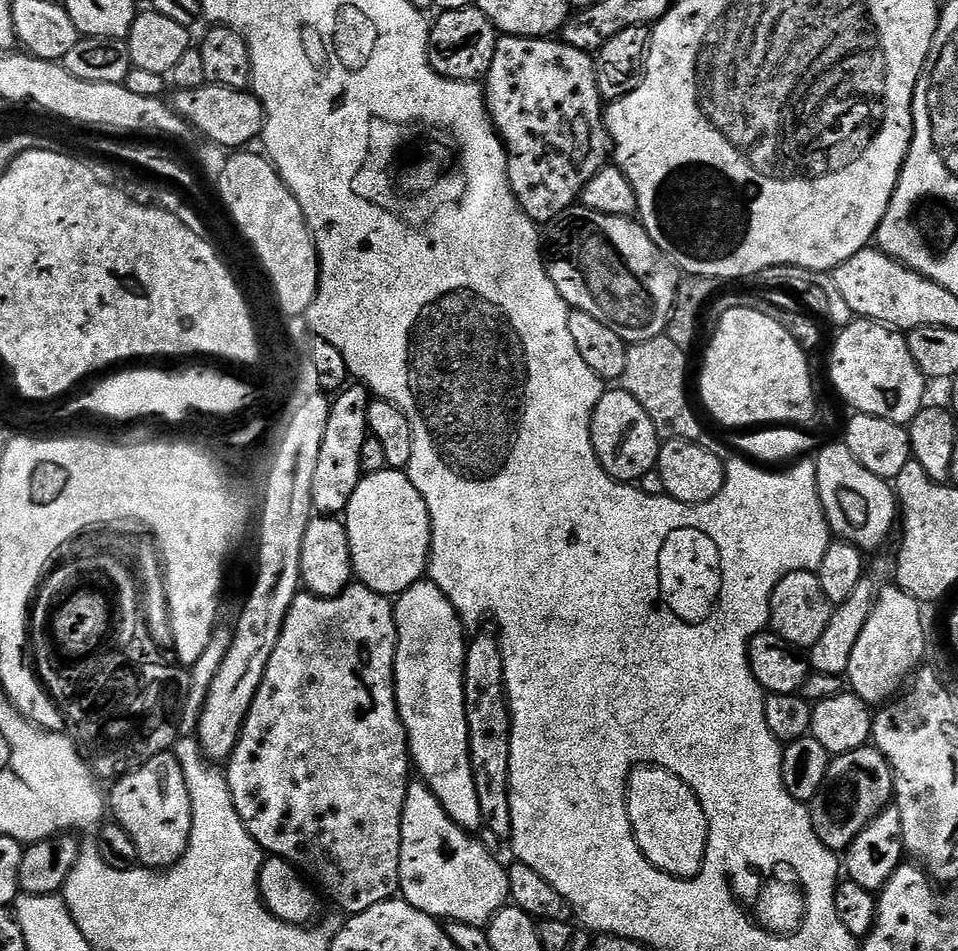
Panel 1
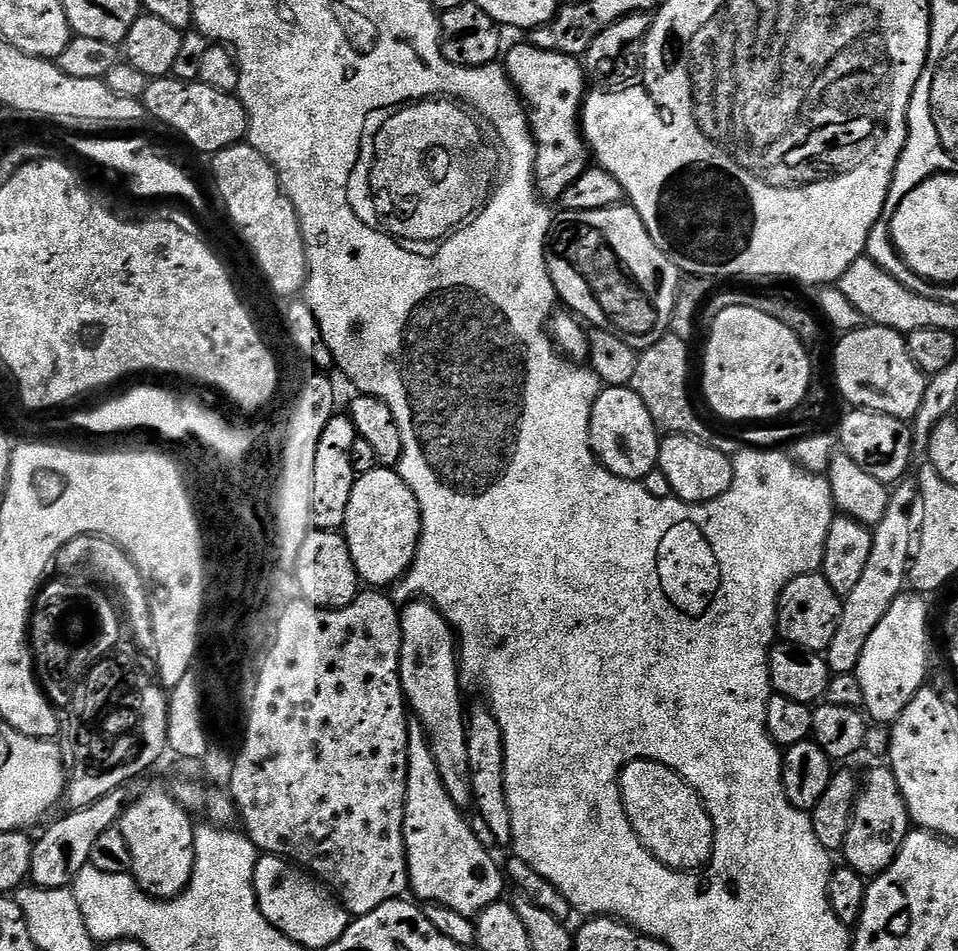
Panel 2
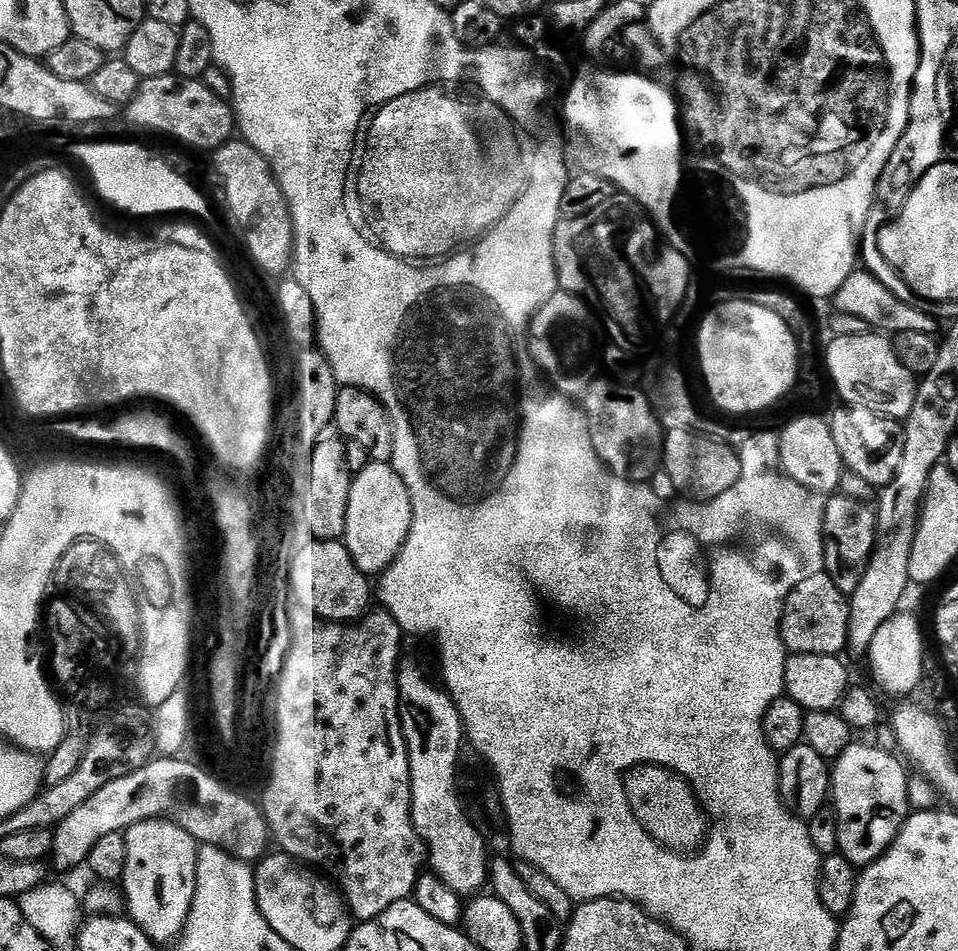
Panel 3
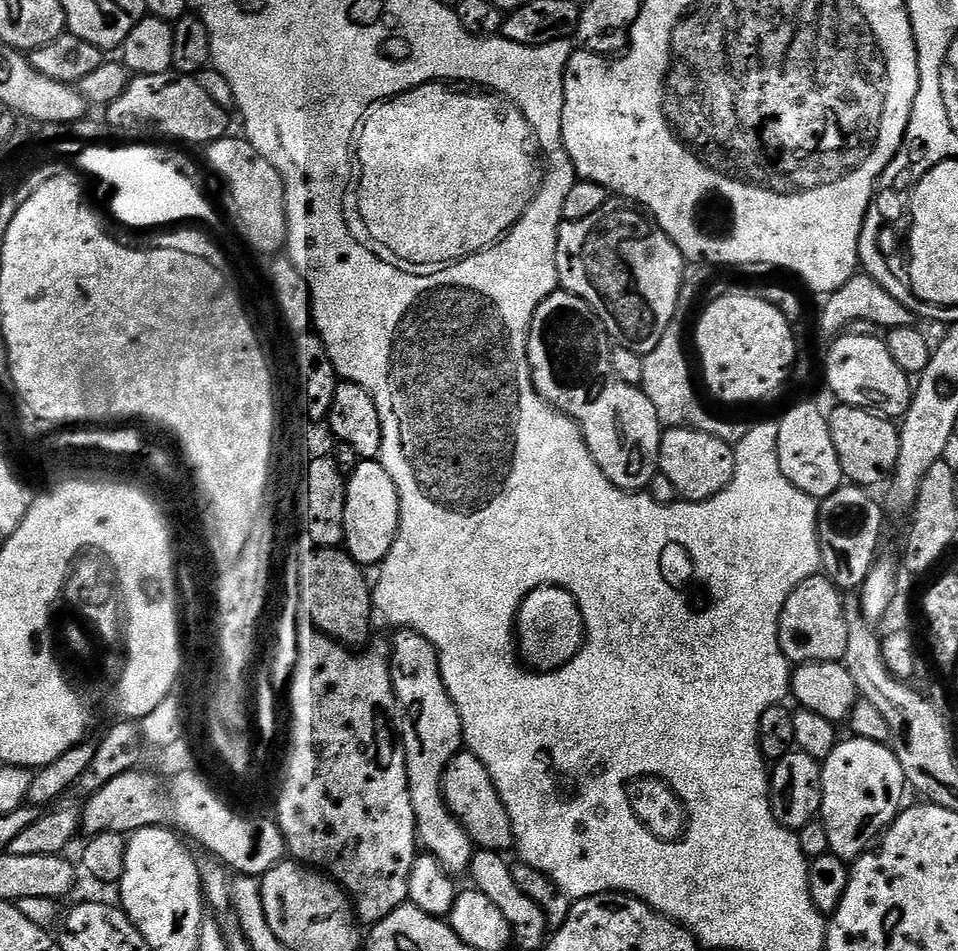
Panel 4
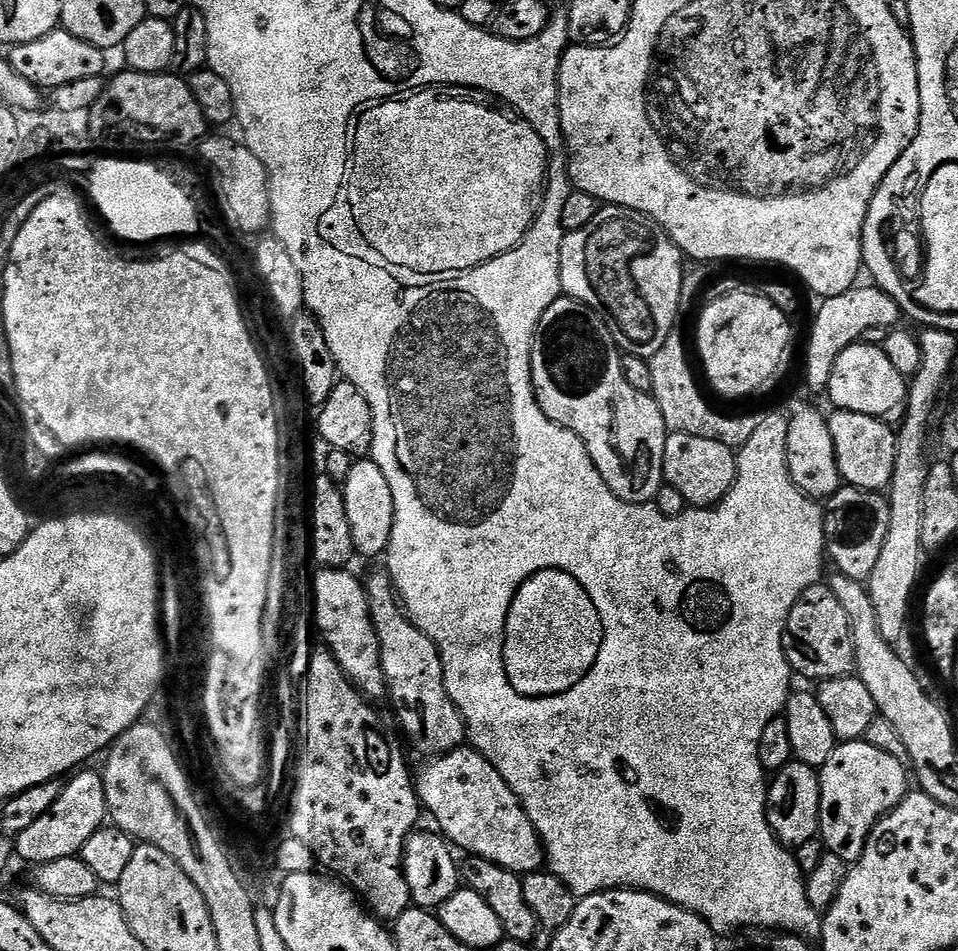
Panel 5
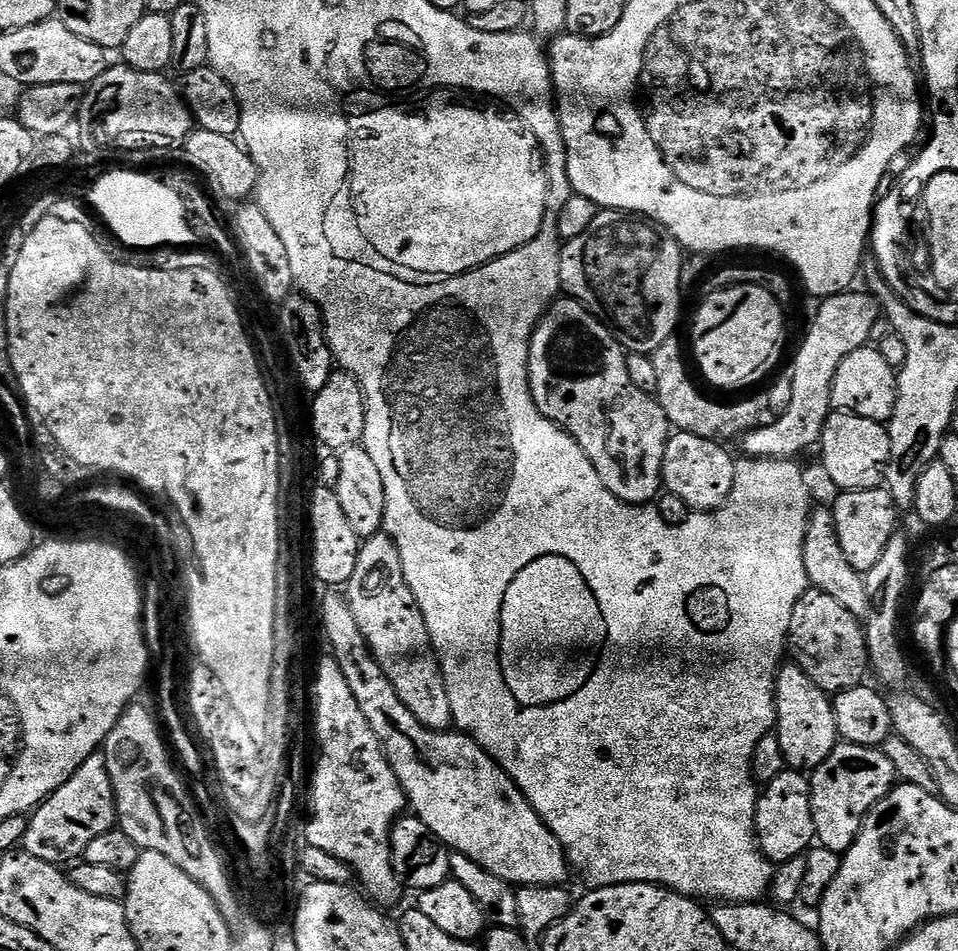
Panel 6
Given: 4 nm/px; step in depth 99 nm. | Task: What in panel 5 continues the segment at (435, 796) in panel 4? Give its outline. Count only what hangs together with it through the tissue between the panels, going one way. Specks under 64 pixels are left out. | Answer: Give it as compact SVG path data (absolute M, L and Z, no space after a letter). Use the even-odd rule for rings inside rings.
M387 571L372 572L364 580L364 592L372 606L372 621L378 634L387 695L392 696L392 708L408 735L408 740L420 752L443 754L465 743L464 720L448 697L440 651L412 624L398 603L396 589Z

